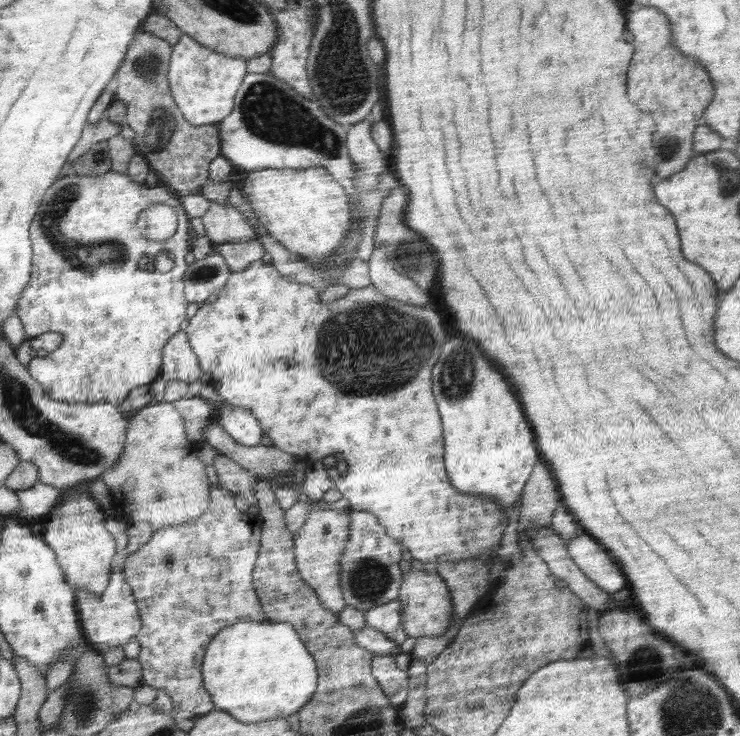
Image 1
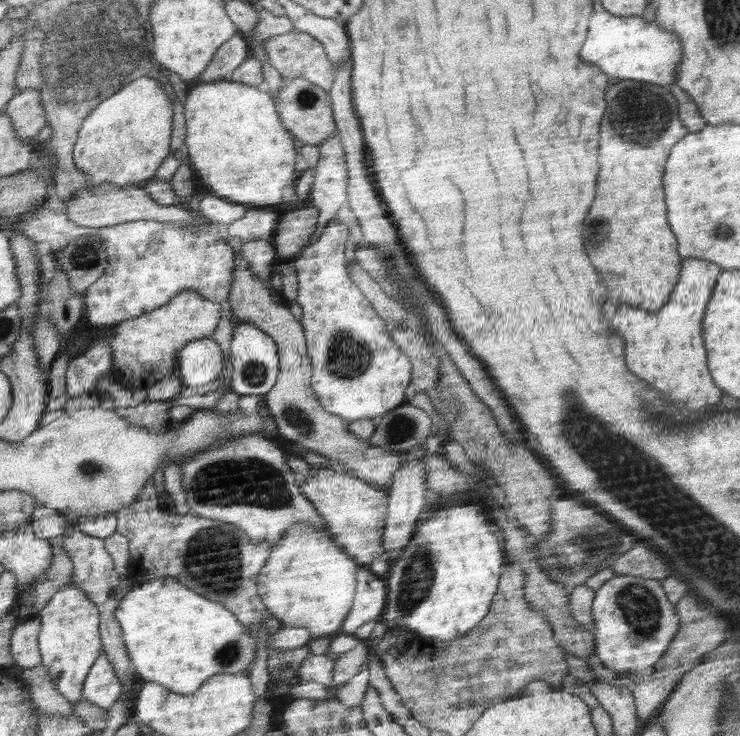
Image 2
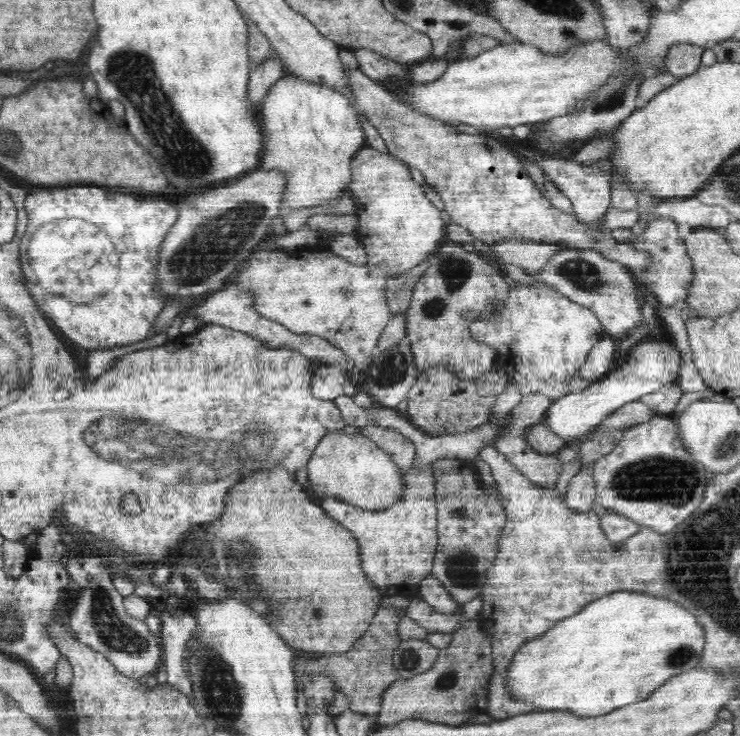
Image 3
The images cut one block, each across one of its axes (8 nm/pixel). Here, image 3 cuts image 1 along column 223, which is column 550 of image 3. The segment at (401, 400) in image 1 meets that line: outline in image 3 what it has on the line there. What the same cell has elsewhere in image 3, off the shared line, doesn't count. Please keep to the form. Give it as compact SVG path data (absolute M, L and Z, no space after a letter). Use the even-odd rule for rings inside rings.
M516 282L516 285L509 290L508 300L495 305L493 313L488 314L485 318L478 318L477 321L472 322L472 325L470 326L470 334L474 336L476 341L480 341L486 345L492 345L494 346L494 349L497 350L499 364L507 370L509 382L508 387L519 388L522 397L525 397L530 393L542 393L542 395L548 395L548 397L554 401L557 398L568 394L568 380L570 380L570 378L575 378L577 370L584 364L592 347L604 336L602 322L600 322L600 319L598 319L597 314L594 313L593 310L567 300L565 296L561 296L561 294L555 292L555 290L550 289L550 286L547 286L545 282L533 282L531 285Z

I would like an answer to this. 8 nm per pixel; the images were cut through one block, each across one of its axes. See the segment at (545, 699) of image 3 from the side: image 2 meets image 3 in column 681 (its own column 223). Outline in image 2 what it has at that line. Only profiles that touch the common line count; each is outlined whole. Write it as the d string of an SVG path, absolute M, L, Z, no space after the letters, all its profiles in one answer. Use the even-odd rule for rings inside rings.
M174 577L134 584L115 610L136 673L146 682L156 682L176 694L192 694L208 678L218 674L247 674L256 660L256 634L250 634L236 614L224 608L220 602L212 602L182 584Z

